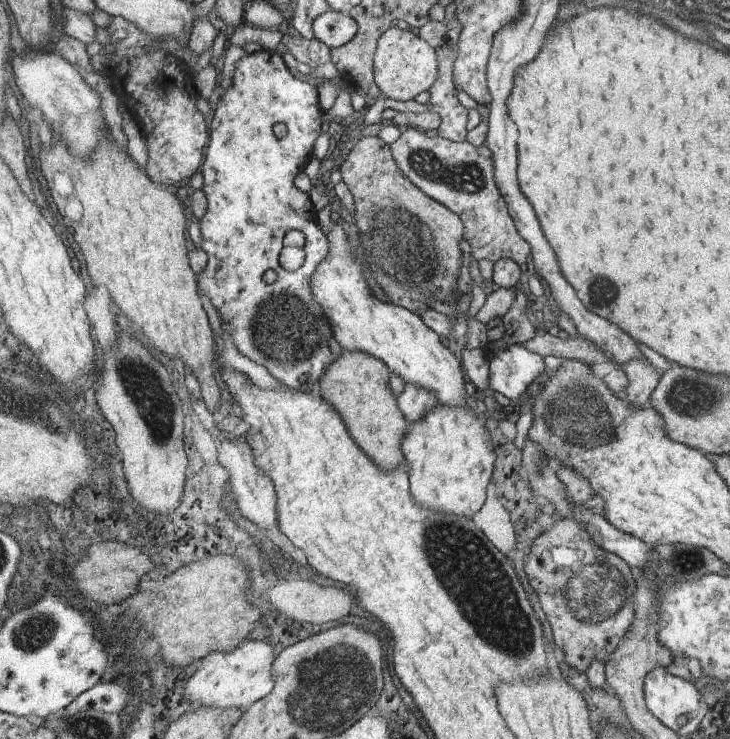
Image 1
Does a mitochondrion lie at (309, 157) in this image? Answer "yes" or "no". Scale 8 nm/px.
no

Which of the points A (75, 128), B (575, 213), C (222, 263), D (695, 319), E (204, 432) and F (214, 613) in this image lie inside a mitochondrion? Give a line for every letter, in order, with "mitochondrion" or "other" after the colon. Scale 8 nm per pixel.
A: mitochondrion
B: other
C: other
D: other
E: other
F: other

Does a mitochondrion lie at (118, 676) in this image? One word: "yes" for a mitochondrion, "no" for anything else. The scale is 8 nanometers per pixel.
no

